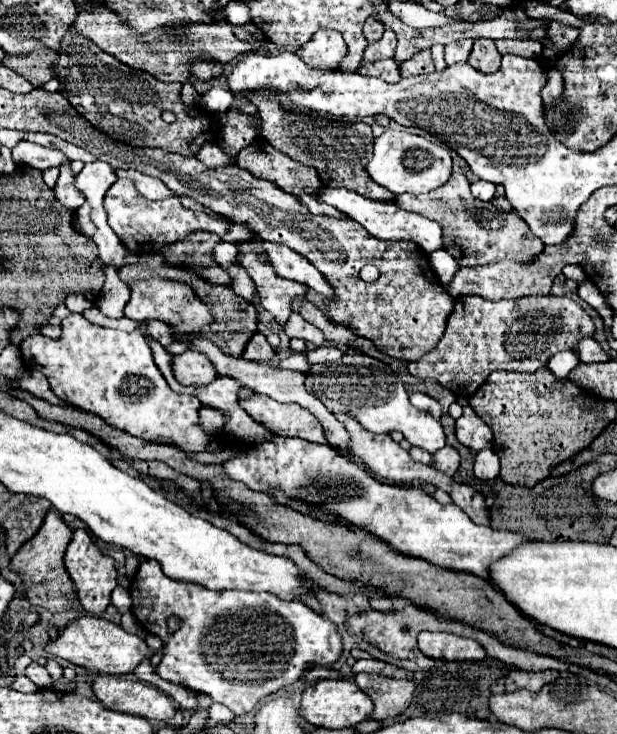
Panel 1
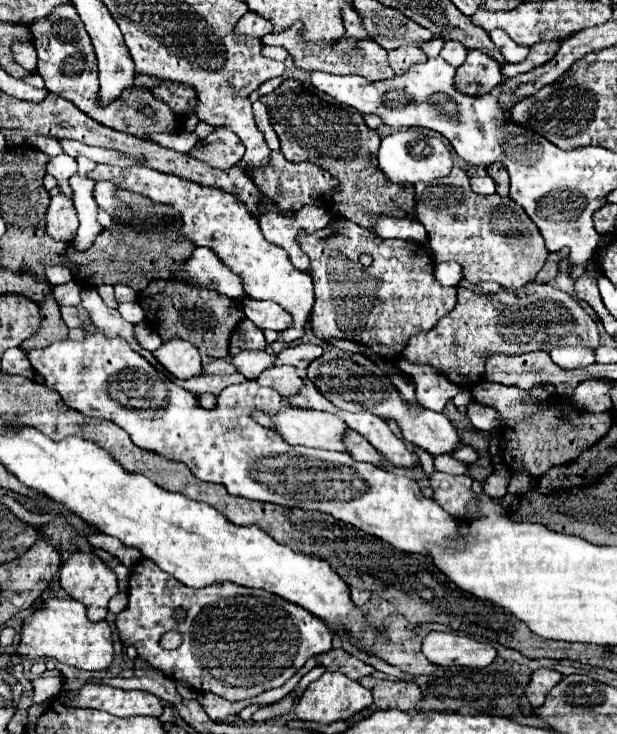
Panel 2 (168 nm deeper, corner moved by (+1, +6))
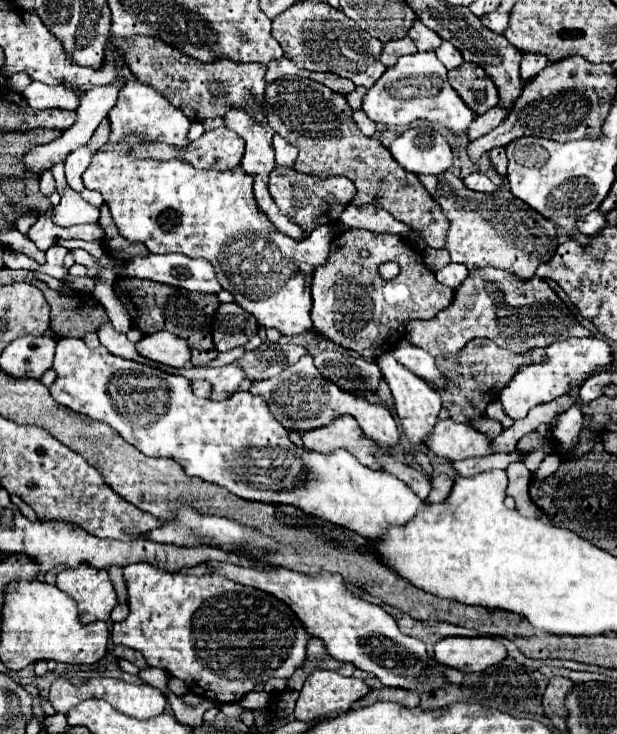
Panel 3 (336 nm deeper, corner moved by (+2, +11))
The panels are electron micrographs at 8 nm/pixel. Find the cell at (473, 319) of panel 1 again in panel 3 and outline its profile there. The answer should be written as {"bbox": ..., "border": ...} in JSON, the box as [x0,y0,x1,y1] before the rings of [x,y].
{"bbox":[406,268,592,358],"border":[[[494,268],[470,272],[464,284],[456,288],[456,296],[446,310],[430,320],[410,320],[406,326],[408,342],[434,358],[458,354],[472,338],[490,338],[510,352],[528,352],[536,346],[550,346],[572,336],[582,338],[592,336],[592,332],[576,320],[546,280],[538,276],[520,280],[512,272]]]}

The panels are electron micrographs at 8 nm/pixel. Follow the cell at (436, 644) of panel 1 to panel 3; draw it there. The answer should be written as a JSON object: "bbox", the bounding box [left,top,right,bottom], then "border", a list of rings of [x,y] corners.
{"bbox":[434,636,506,672],"border":[[[446,636],[434,644],[436,660],[460,672],[482,672],[506,658],[506,648],[498,638],[490,636]]]}

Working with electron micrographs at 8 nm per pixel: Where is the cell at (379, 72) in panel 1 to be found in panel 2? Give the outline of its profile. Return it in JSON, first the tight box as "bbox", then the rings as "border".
{"bbox":[265,25,395,81],"border":[[[291,25],[279,35],[267,35],[265,45],[281,45],[289,51],[293,57],[293,63],[297,69],[303,69],[307,73],[311,71],[323,71],[323,73],[333,73],[333,75],[361,75],[369,81],[381,81],[381,79],[391,79],[395,73],[387,63],[387,51],[377,45],[371,39],[355,39],[355,37],[341,37],[337,41],[327,41],[327,43],[311,43],[305,41],[301,35],[301,25]]]}

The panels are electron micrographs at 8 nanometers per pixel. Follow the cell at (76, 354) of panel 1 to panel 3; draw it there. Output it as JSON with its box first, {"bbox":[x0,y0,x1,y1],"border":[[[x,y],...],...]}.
{"bbox":[50,338,426,538],"border":[[[78,338],[58,340],[52,368],[56,372],[56,380],[50,386],[50,394],[58,404],[86,414],[92,420],[102,420],[110,424],[128,444],[136,446],[142,454],[172,458],[184,468],[188,476],[220,484],[244,500],[294,504],[306,514],[344,526],[366,538],[382,538],[390,528],[410,522],[416,512],[426,506],[426,502],[420,500],[402,480],[384,470],[362,466],[346,450],[324,454],[292,444],[286,430],[270,414],[266,400],[248,390],[238,390],[222,402],[204,400],[192,392],[190,382],[182,376],[174,376],[152,366],[144,366],[140,362],[110,354],[104,346],[92,350]]]}

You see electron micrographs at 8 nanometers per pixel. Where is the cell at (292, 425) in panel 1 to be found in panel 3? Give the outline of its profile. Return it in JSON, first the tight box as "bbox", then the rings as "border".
{"bbox":[300,416,380,468],"border":[[[352,416],[334,418],[330,424],[314,428],[310,432],[302,432],[300,436],[304,446],[312,450],[326,452],[332,448],[344,448],[352,456],[356,456],[360,464],[368,468],[380,468],[380,464],[374,460],[374,450],[380,446],[358,428],[358,422]]]}

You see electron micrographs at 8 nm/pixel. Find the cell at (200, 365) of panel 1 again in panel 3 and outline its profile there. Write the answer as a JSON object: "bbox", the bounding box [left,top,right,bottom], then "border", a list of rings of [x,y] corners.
{"bbox":[136,332,190,368],"border":[[[156,332],[144,336],[136,344],[138,352],[154,362],[172,366],[172,368],[182,368],[190,366],[190,346],[186,340],[180,336],[174,336],[172,332]]]}

